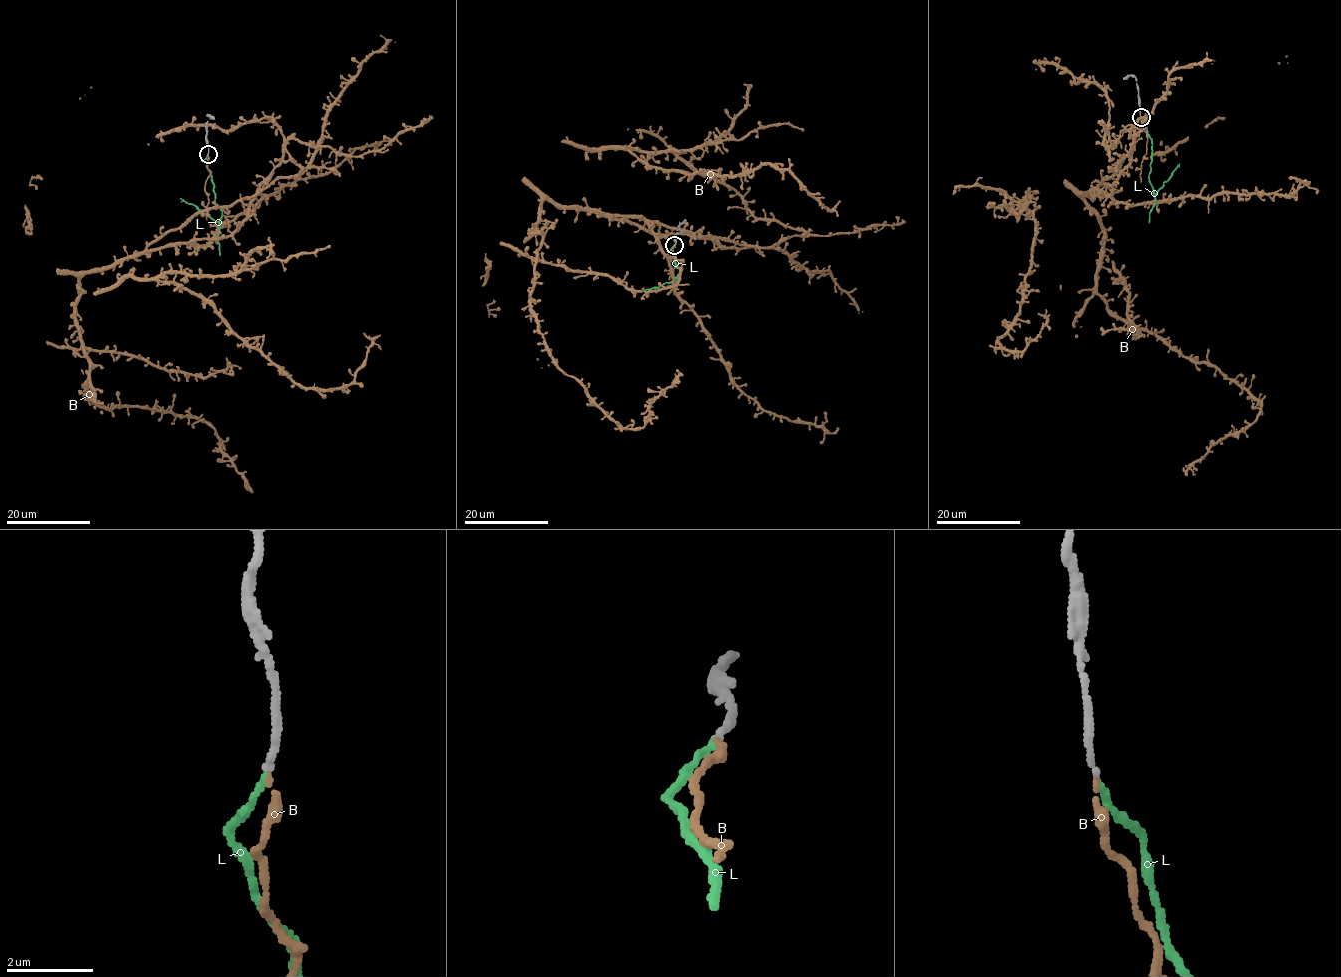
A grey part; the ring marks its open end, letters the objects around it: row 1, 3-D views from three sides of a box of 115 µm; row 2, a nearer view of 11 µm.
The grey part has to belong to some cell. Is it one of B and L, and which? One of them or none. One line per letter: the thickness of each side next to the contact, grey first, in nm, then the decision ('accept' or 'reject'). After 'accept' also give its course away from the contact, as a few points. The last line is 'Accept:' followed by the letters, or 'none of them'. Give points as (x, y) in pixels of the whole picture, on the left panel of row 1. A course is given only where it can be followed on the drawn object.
B: 140/140 nm | accept
L: 140/130 nm | reject
Accept: B

